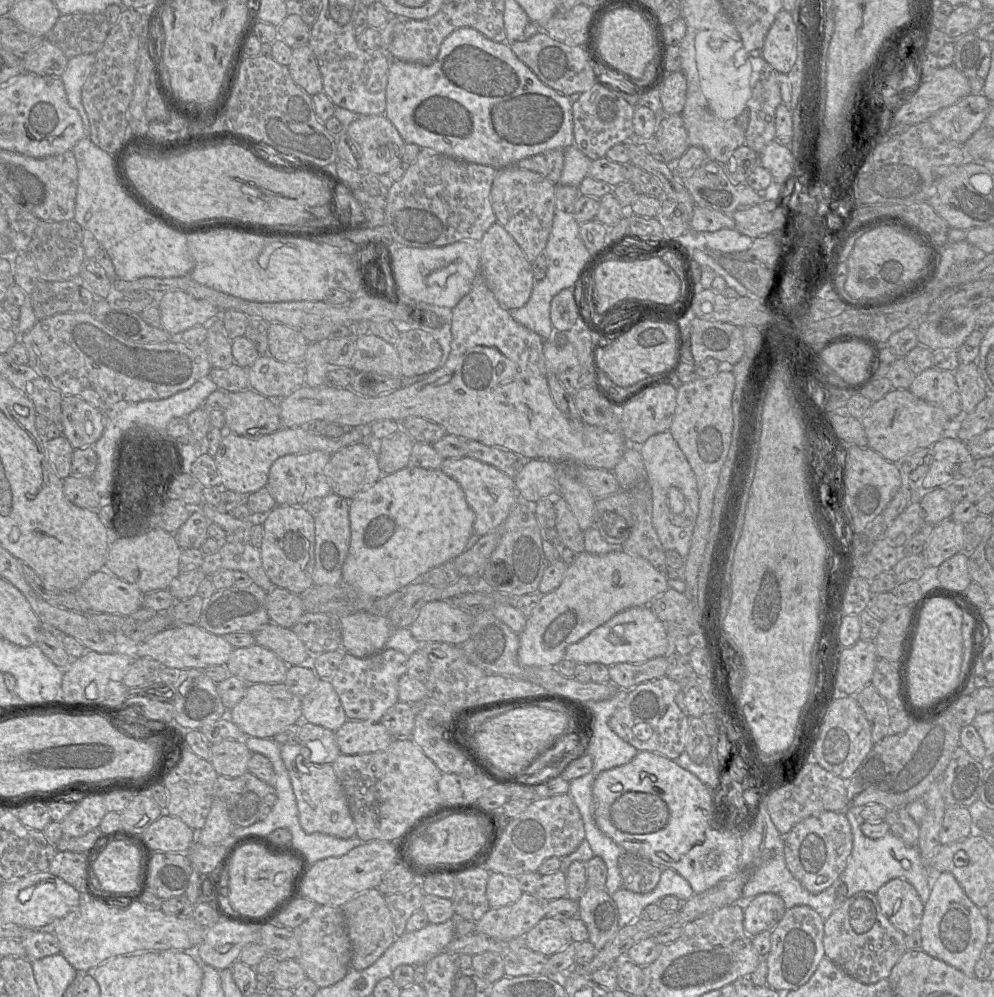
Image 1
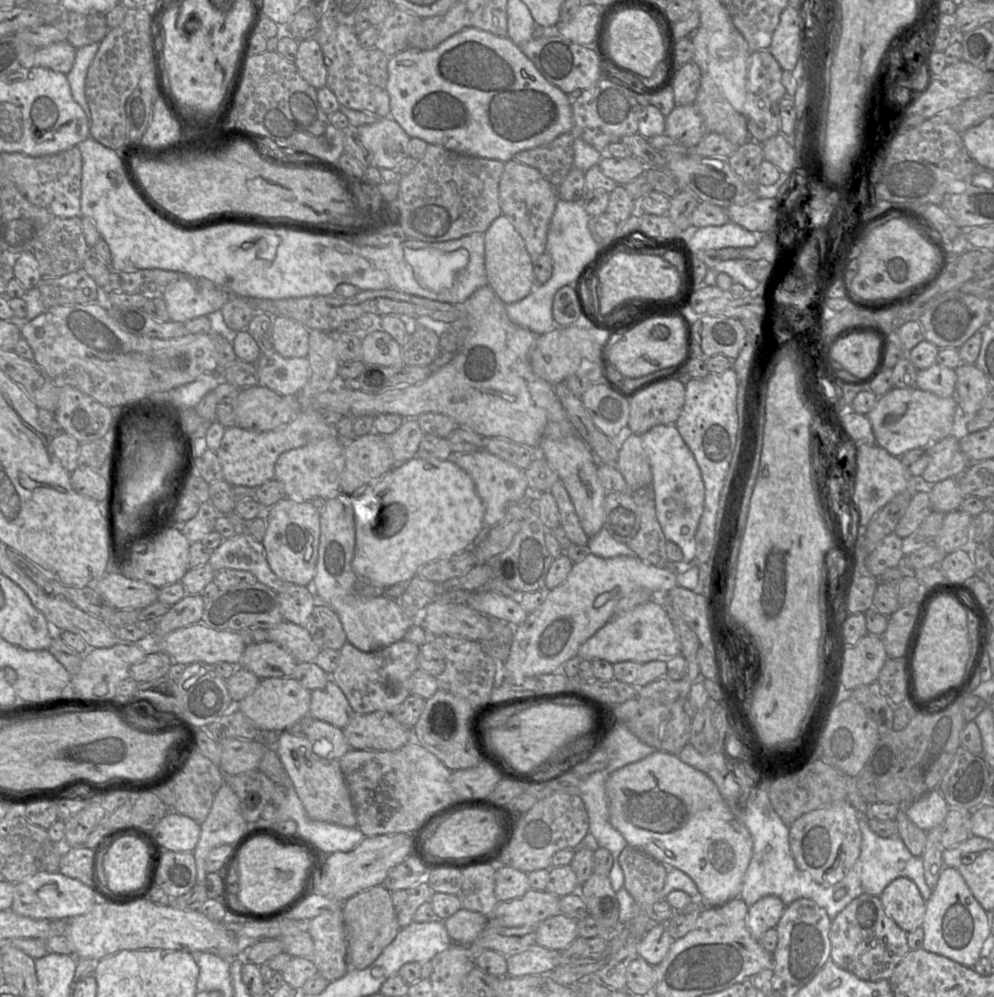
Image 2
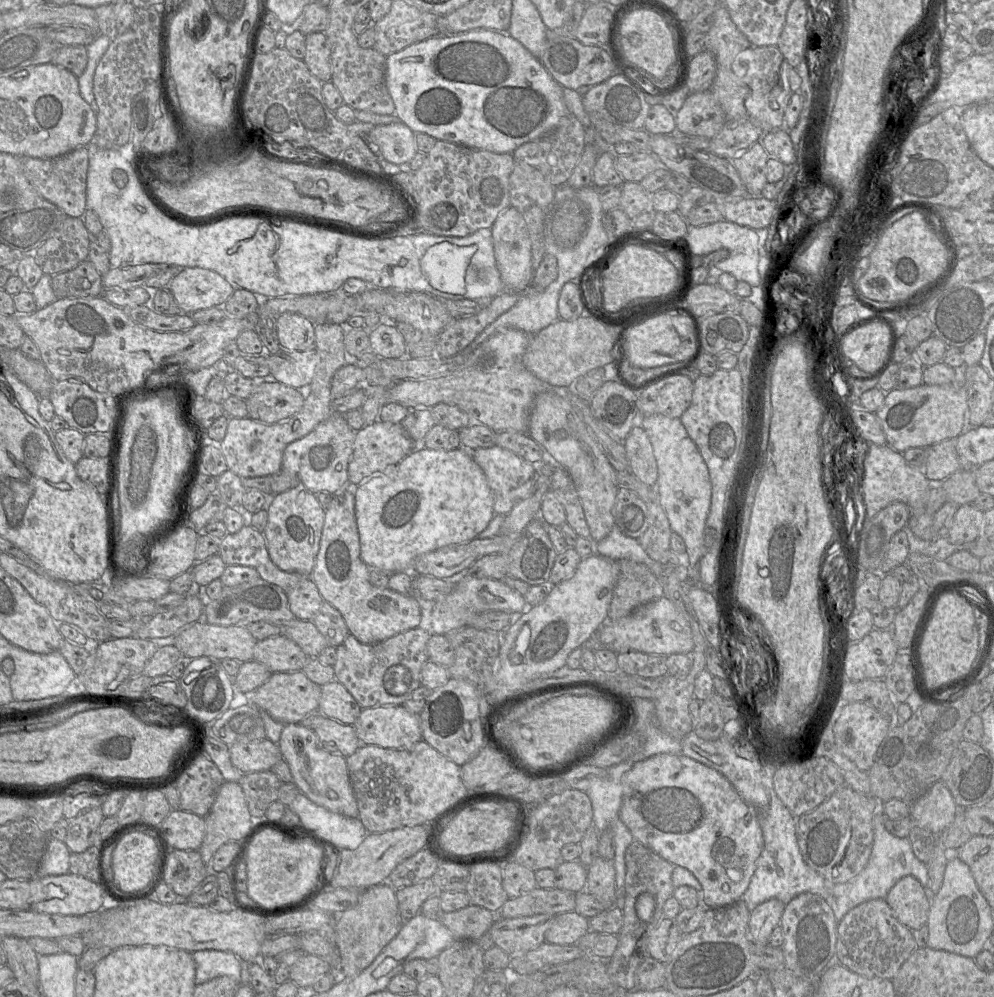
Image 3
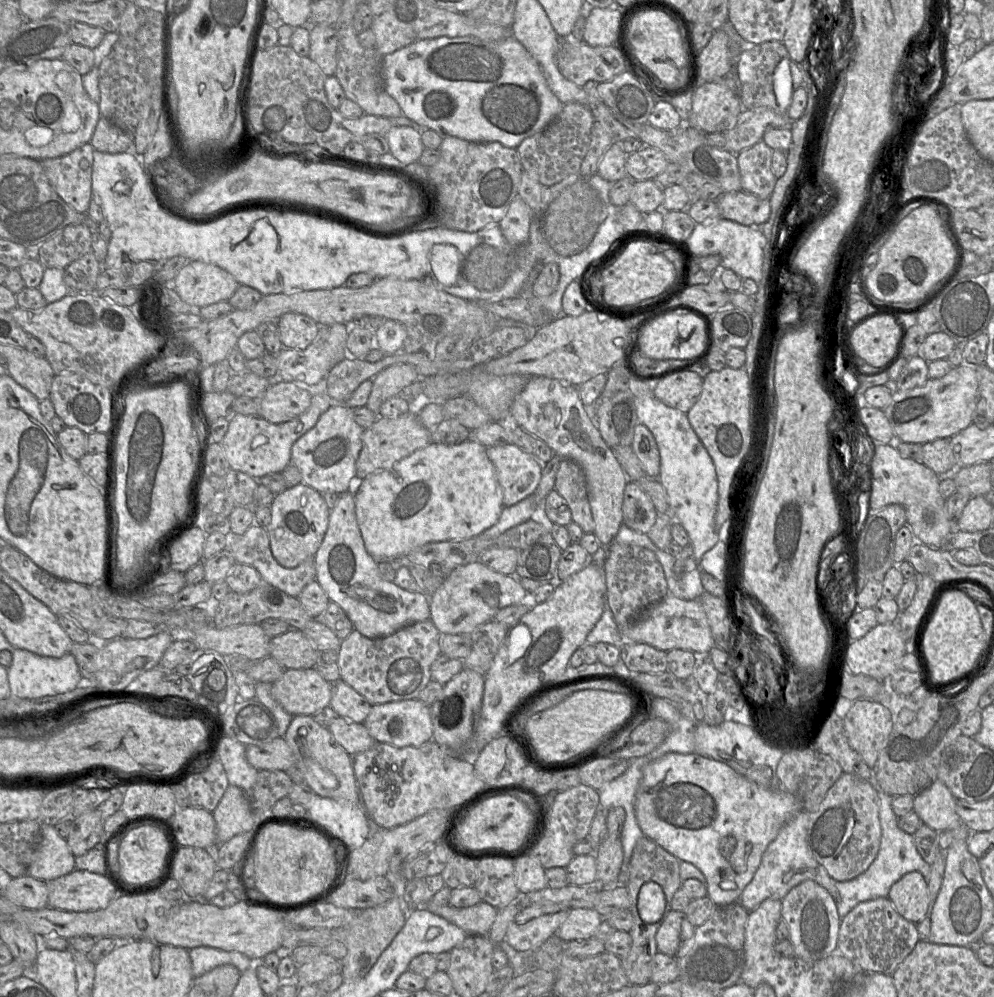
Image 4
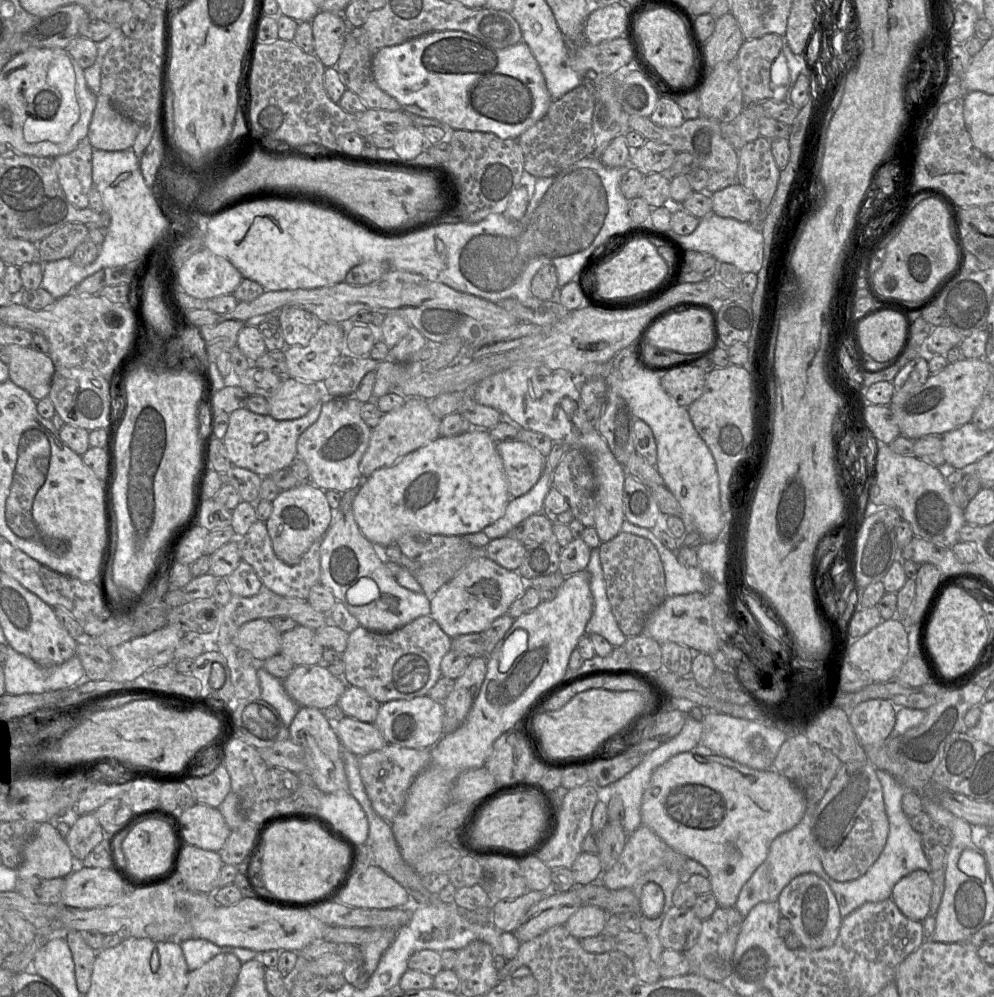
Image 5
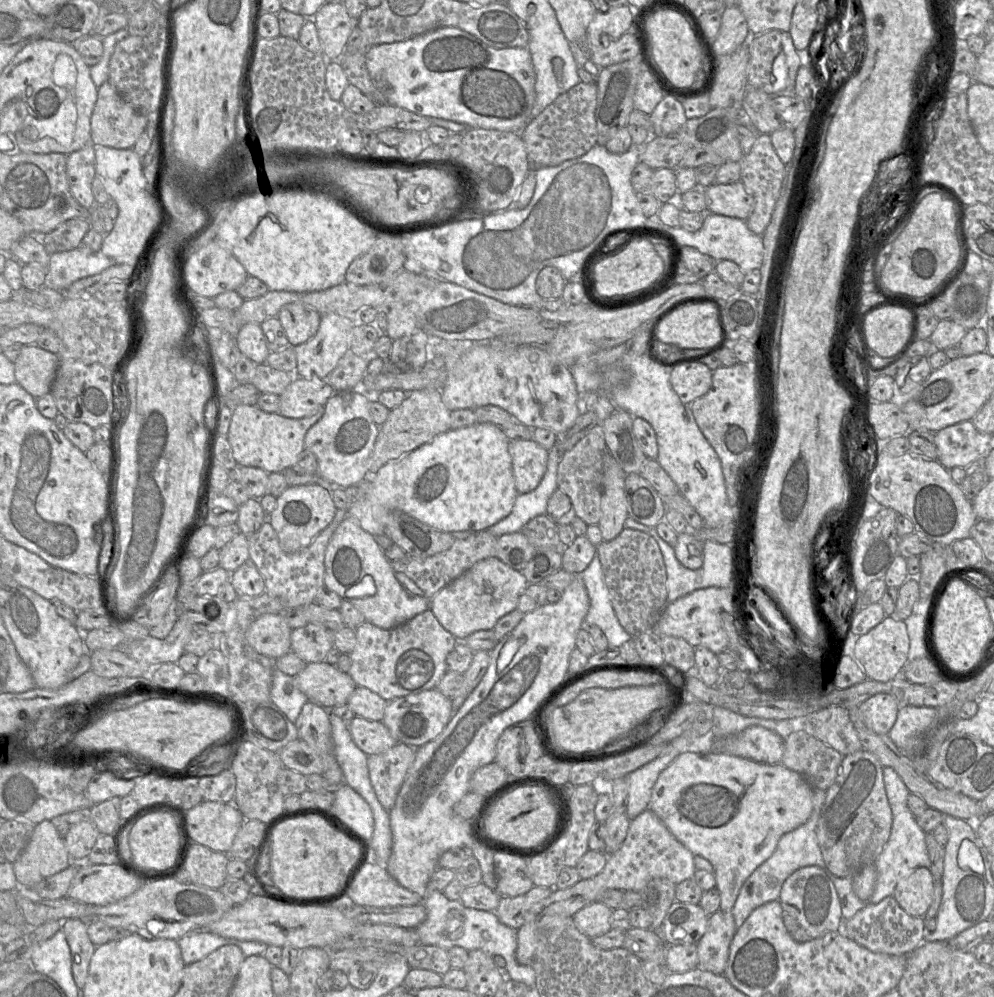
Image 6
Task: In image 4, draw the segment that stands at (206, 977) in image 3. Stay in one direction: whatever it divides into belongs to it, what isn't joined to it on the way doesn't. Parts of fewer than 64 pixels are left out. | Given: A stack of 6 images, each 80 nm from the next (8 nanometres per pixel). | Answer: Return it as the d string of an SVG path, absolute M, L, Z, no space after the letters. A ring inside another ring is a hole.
M199 946L189 949L188 952L192 964L193 978L223 964L232 964L241 973L250 967L254 967L252 959L237 951L224 951L208 946Z

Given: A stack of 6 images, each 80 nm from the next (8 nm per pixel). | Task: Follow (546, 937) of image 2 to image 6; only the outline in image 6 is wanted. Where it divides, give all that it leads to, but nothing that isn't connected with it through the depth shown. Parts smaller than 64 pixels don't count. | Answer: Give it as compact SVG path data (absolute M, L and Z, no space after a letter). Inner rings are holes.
M596 901L578 910L572 918L577 929L591 939L611 929L612 913L611 908Z

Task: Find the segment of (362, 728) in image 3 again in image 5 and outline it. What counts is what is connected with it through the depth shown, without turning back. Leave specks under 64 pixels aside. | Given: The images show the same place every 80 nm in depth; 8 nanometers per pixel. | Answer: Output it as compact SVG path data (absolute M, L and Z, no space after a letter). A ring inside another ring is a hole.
M428 695L410 700L393 700L383 703L374 725L388 745L411 749L431 749L443 737L443 702L432 700Z

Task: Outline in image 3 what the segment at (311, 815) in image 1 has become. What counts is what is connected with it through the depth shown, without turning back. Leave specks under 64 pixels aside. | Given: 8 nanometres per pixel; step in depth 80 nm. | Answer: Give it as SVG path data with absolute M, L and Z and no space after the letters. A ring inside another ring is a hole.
M299 723L285 724L277 744L282 758L290 768L293 783L301 793L316 805L331 812L358 818L358 804L348 774L347 757L319 748L315 731Z

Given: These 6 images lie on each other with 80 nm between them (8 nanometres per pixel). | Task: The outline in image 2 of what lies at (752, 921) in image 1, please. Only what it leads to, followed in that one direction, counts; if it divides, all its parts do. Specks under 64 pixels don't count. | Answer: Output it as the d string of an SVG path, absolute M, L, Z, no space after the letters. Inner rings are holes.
M767 895L749 906L747 928L753 938L759 941L762 935L771 928L776 928L786 906L775 895Z

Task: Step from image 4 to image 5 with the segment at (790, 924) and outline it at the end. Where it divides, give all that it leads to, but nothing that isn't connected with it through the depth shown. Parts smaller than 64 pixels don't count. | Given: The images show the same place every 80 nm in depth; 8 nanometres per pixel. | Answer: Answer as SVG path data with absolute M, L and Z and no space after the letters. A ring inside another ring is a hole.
M809 872L796 876L778 897L780 913L787 918L802 947L810 950L827 948L838 942L842 916L836 897L825 880Z

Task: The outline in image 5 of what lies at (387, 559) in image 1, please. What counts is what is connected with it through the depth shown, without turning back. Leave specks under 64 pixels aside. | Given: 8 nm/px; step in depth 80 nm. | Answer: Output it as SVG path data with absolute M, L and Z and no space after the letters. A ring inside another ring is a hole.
M472 428L463 434L453 437L439 436L429 444L402 457L394 465L375 470L373 474L369 475L366 480L360 484L361 489L351 506L351 510L360 531L374 545L381 545L382 547L387 547L396 543L397 539L404 533L415 530L420 530L433 535L446 536L463 536L483 531L484 528L493 524L505 514L506 507L511 499L508 492L503 462L497 451L496 444L497 443L491 438L488 429Z

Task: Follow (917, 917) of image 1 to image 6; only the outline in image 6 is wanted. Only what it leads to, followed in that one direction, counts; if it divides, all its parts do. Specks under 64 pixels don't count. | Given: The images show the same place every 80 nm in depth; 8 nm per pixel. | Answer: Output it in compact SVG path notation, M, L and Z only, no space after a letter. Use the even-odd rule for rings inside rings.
M929 868L916 869L898 881L893 897L909 915L924 917L933 898L934 878Z

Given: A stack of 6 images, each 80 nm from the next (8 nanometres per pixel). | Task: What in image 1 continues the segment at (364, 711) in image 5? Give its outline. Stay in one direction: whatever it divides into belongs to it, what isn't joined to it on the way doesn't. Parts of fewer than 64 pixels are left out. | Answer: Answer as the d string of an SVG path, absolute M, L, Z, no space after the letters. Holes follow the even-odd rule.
M319 679L315 687L301 698L302 720L333 732L348 720L329 679Z

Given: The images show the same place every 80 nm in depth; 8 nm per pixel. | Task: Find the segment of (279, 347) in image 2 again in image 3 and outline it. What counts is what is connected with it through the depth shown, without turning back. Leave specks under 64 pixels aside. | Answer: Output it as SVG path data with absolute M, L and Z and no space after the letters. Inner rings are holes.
M286 312L277 317L277 336L282 348L305 351L315 347L315 324L297 313Z

